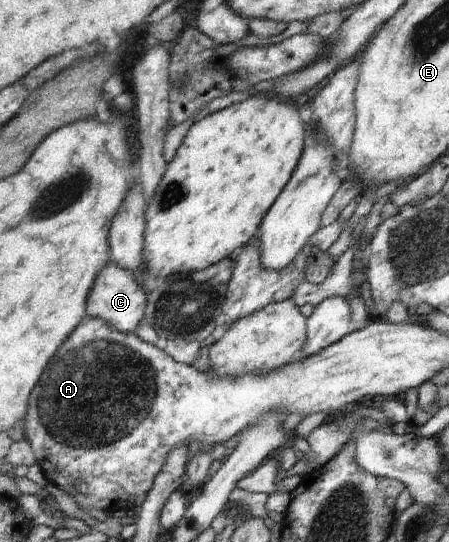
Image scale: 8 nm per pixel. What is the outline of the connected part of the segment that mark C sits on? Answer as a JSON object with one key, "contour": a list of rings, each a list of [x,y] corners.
{"contour":[[[111,259],[108,266],[96,279],[95,286],[88,297],[88,315],[104,319],[119,331],[135,334],[137,326],[146,315],[148,306],[148,292],[141,288],[139,278],[130,271],[123,269],[115,260]]]}

